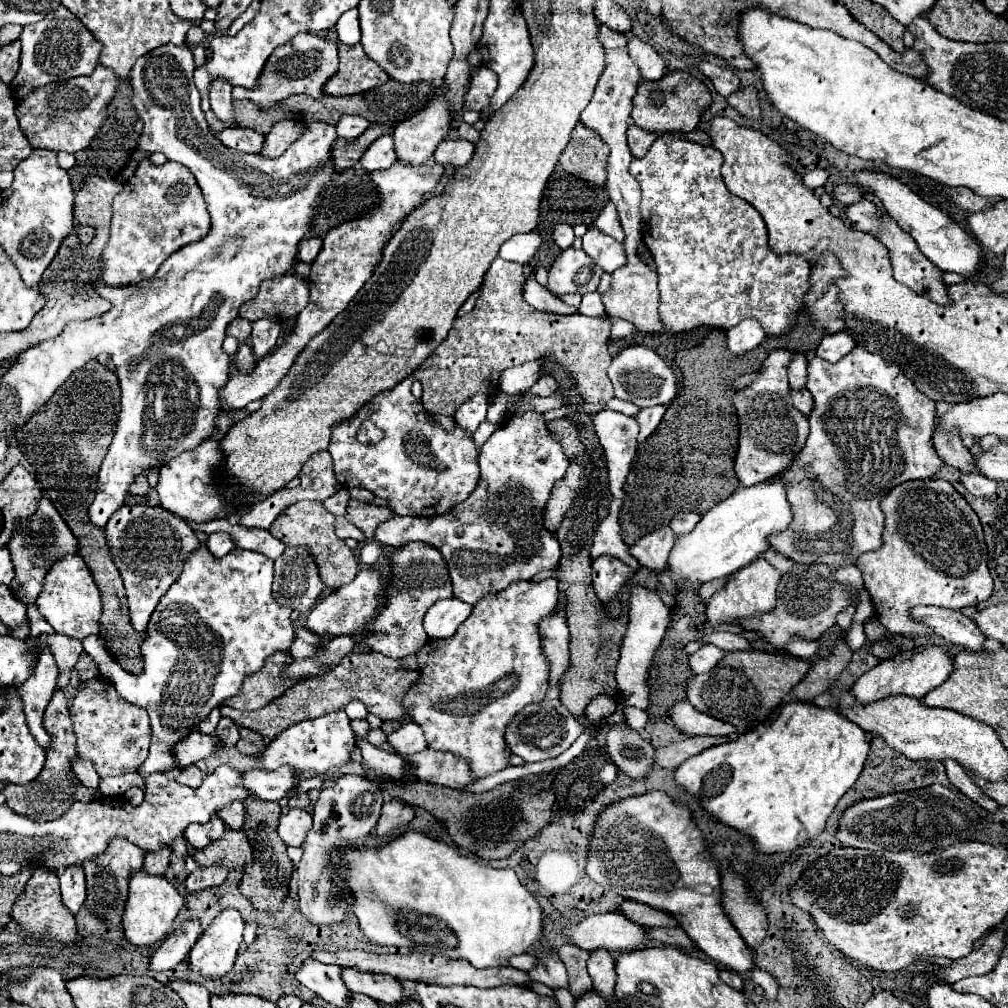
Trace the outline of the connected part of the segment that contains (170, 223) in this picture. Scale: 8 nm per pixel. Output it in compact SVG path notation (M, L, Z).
M143 158L135 174L113 198L111 238L103 250L101 280L109 286L129 286L151 278L173 252L199 242L209 234L209 228L209 212L189 168L177 162L155 166L149 158Z

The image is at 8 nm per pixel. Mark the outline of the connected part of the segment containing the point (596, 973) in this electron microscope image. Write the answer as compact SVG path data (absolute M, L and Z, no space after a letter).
M595 950L587 962L587 968L593 980L593 990L607 1002L617 1002L615 998L617 972L615 972L613 956L607 950Z

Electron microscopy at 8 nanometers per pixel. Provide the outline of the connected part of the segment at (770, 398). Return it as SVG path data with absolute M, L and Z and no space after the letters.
M773 350L761 368L757 380L739 390L733 404L739 414L739 448L735 456L735 474L743 486L753 486L775 478L799 454L809 436L809 420L791 402L791 386L787 380L787 368L793 360L791 350Z

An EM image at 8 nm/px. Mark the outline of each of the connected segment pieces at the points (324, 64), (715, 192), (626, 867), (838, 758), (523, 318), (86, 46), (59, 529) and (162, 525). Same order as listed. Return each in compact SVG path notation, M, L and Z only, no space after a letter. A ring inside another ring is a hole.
M297 34L287 44L275 48L275 52L269 56L257 84L253 88L233 88L233 98L241 100L253 100L261 108L273 108L273 104L293 96L293 94L309 94L313 98L319 98L323 94L323 84L337 72L339 56L337 46L323 36L317 34Z
M661 134L653 142L649 152L643 158L633 158L633 162L629 166L629 172L641 184L641 194L643 194L643 200L641 200L643 240L645 240L653 260L655 260L657 274L659 274L659 292L661 292L659 314L661 314L661 320L665 322L667 330L671 330L671 332L689 332L689 330L693 330L693 328L697 328L701 324L729 330L729 328L737 326L741 320L753 318L753 320L757 320L763 326L767 336L783 336L783 334L787 334L797 324L797 314L805 308L803 298L809 292L809 272L811 272L809 268L811 266L807 262L803 262L805 260L803 256L777 256L777 254L773 254L769 250L769 246L767 246L767 228L765 228L765 222L763 222L761 214L749 202L733 196L725 188L725 182L723 182L723 176L721 176L721 166L723 166L723 156L713 146L693 144L693 142L687 142L685 138L681 138L677 134Z
M655 790L643 796L625 798L609 806L597 818L587 874L603 888L627 900L673 914L697 948L725 968L755 968L753 950L749 950L721 910L721 882L715 862L703 848L701 830L693 824L691 812L675 804L665 792Z
M791 702L781 708L777 720L771 726L759 724L755 730L739 736L733 742L707 748L701 754L685 760L675 770L675 784L693 798L699 798L701 786L705 784L705 796L709 796L705 798L705 812L723 826L749 836L757 852L793 852L797 848L809 846L809 842L825 830L833 808L859 778L867 752L869 734L851 720L841 718L833 710L805 702Z
M501 258L491 264L473 310L455 320L449 336L413 372L413 378L423 384L421 402L427 412L453 416L465 400L479 392L497 396L501 372L535 358L549 358L563 366L571 374L583 402L605 404L615 398L613 384L607 376L607 368L613 360L607 348L609 318L589 318L579 312L573 316L557 316L533 310L523 298L523 284L525 276L521 264Z
M59 6L55 12L45 16L37 24L23 28L21 36L21 66L11 82L11 92L19 100L27 96L33 88L49 82L61 82L75 76L87 76L99 64L101 42L83 26L83 22L73 16L65 6Z
M43 496L39 500L37 512L33 516L27 516L23 522L17 522L17 532L13 532L13 536L5 548L9 550L13 566L15 566L15 578L13 578L13 584L9 584L9 588L13 594L17 594L17 598L21 598L23 604L31 604L41 594L43 580L45 580L49 568L59 558L77 554L77 538L73 536L73 532L65 524L65 520L61 518L57 508L53 506L53 502L47 496Z
M135 504L135 506L121 506L105 524L105 536L109 544L111 558L121 572L131 624L137 632L145 632L147 622L159 604L161 596L171 588L171 584L181 574L185 560L199 548L199 540L191 526L171 514L161 506L149 504Z

